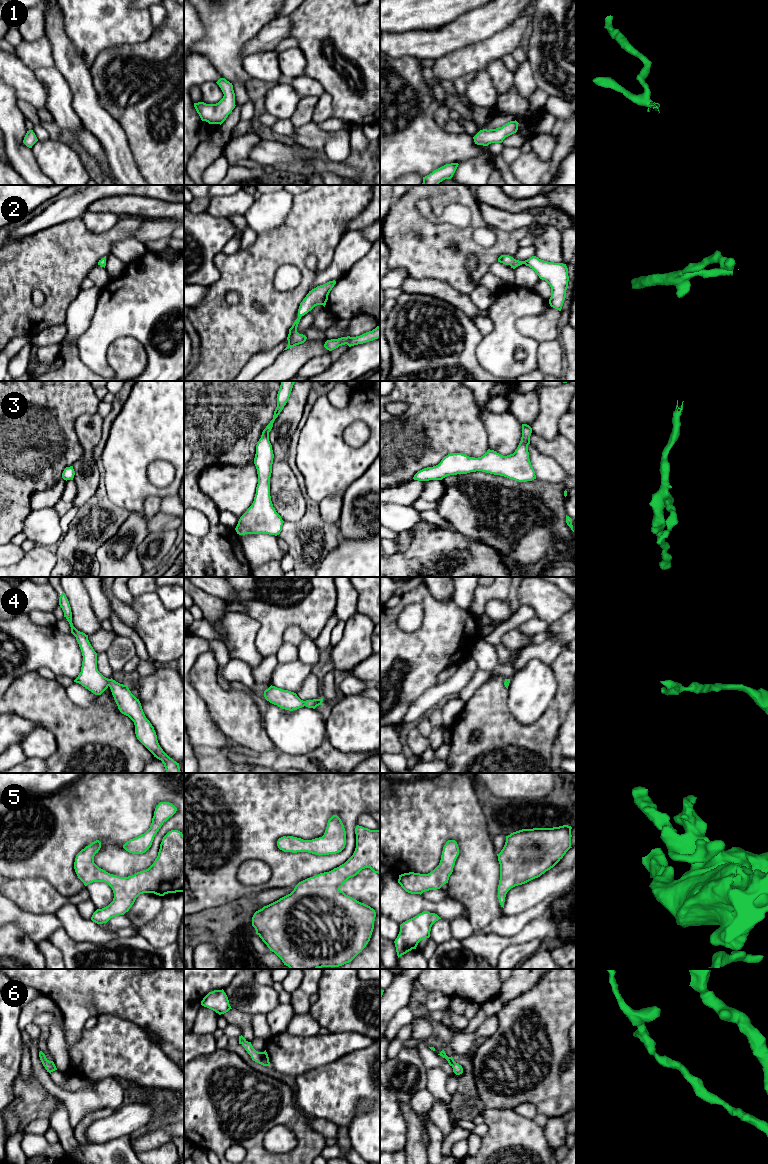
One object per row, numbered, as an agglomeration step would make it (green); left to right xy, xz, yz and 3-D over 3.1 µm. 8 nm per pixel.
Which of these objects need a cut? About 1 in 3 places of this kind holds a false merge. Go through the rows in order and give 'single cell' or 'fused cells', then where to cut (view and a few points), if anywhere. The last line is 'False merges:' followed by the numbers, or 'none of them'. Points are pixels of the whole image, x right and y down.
1: single cell; no cut
2: single cell; no cut
3: single cell; no cut
4: single cell; no cut
5: single cell; no cut
6: single cell; no cut
False merges: none of them

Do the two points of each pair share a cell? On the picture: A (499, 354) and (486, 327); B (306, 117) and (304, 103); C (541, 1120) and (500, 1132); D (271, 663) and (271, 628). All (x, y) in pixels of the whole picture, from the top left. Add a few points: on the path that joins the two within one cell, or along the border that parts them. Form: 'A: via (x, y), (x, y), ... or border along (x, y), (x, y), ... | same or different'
A: border along (488, 317), (492, 323), (492, 328), (483, 336) | different
B: via (305, 114), (305, 106) | same
C: border along (533, 1119), (543, 1127) | different
D: border along (275, 654), (263, 657) | different

